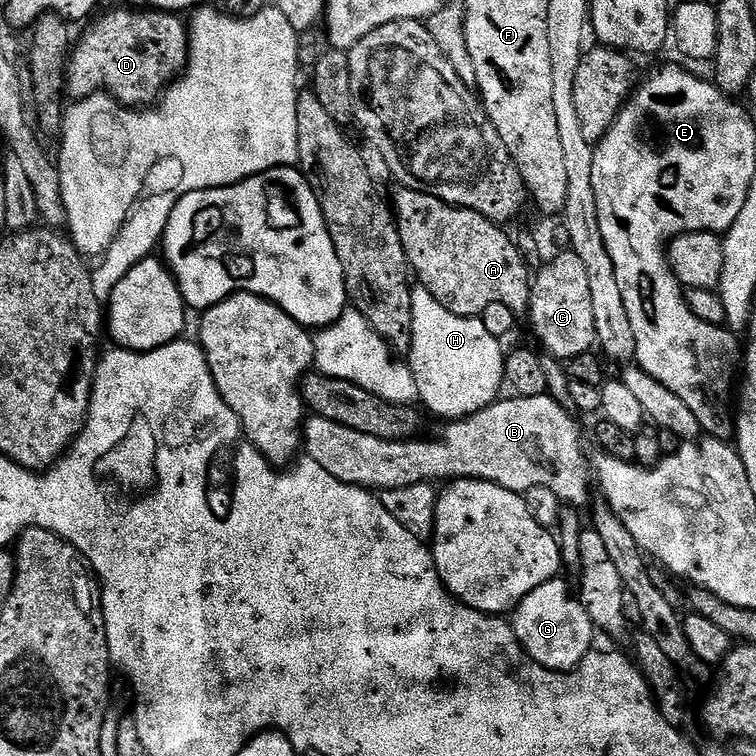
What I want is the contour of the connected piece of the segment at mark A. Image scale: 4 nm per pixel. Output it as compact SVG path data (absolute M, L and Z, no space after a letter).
M400 186L397 189L396 197L391 197L390 204L394 209L402 246L406 250L409 269L414 273L419 287L430 290L430 294L434 294L434 298L438 298L446 310L459 316L479 317L490 302L502 302L502 306L510 306L510 310L517 314L527 313L532 293L530 272L528 276L529 261L517 248L515 239L504 233L507 231L501 225L474 210L448 204L442 198L431 196L418 188Z

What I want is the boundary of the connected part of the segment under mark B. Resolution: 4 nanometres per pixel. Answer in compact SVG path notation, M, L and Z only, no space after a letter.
M547 394L534 398L513 395L512 400L504 399L497 399L495 404L473 416L445 423L444 433L437 440L383 440L370 434L358 434L358 430L350 430L350 426L338 426L338 422L330 422L330 418L309 415L304 422L302 448L307 459L318 462L318 466L334 474L334 478L369 490L405 488L436 480L485 480L521 494L529 494L535 488L549 488L568 506L586 503L588 491L592 488L592 468L584 453L584 440L575 420L577 417Z

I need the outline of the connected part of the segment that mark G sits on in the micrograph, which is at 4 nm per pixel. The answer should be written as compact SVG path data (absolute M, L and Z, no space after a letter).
M564 578L538 586L511 613L510 623L524 652L534 662L555 672L571 672L593 651L593 622L579 595Z

